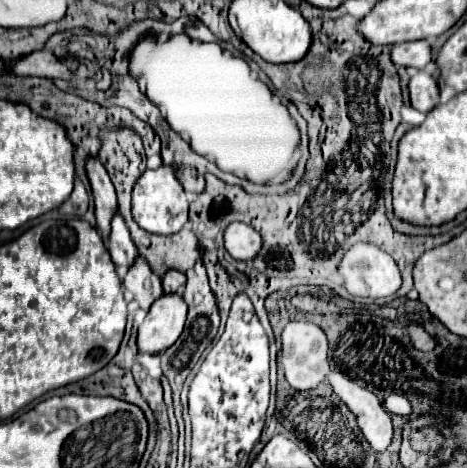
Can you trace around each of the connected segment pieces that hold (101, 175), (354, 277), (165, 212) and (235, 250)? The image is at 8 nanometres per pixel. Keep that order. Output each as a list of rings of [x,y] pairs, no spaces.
[[[89,159],[87,161],[87,175],[89,175],[91,189],[93,189],[93,199],[95,199],[97,227],[103,231],[103,239],[107,241],[113,213],[117,213],[115,187],[113,187],[113,183],[111,183],[105,167],[97,159]]]
[[[357,243],[353,245],[345,255],[343,255],[343,261],[339,265],[339,271],[341,271],[341,277],[345,281],[345,287],[351,295],[355,297],[369,297],[369,299],[385,299],[385,297],[391,297],[397,293],[397,289],[401,287],[403,279],[401,279],[401,273],[399,273],[399,267],[397,263],[393,261],[393,257],[385,251],[381,251],[379,247],[375,245],[369,245],[369,243]]]
[[[161,165],[155,171],[147,169],[139,177],[139,181],[133,189],[133,219],[141,229],[145,229],[149,233],[157,233],[157,235],[179,233],[181,227],[187,223],[187,213],[189,213],[189,203],[185,199],[183,187],[177,181],[171,167]]]
[[[229,223],[225,229],[225,249],[237,261],[251,261],[261,247],[261,237],[247,223]]]

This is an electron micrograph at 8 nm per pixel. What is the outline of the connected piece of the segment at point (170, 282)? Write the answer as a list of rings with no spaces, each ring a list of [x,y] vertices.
[[[167,271],[167,275],[163,277],[163,289],[165,293],[175,293],[179,287],[185,285],[185,275],[179,271]]]

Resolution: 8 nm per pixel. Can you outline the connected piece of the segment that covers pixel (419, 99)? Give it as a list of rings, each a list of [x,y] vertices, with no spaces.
[[[417,73],[409,81],[409,99],[417,111],[429,113],[439,99],[437,81],[429,73]]]

